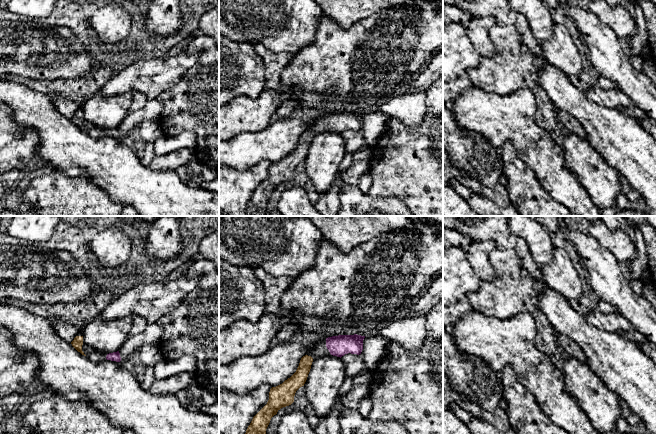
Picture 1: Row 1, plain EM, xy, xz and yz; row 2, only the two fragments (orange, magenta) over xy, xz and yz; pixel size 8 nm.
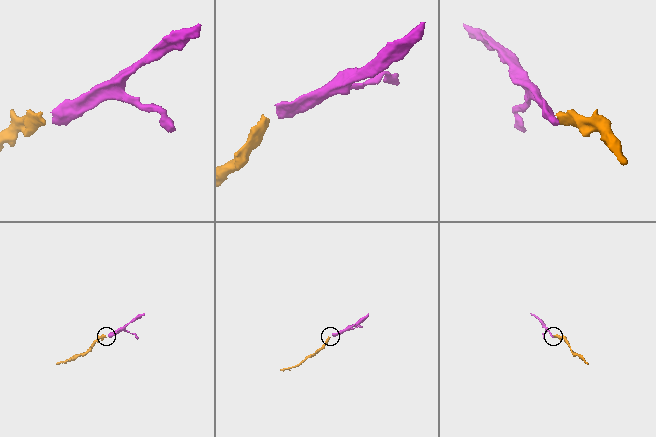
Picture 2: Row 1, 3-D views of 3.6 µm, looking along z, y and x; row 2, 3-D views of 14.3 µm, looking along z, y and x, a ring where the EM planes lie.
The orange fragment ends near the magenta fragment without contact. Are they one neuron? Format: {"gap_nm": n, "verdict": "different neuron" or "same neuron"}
{"gap_nm": 140, "verdict": "same neuron"}

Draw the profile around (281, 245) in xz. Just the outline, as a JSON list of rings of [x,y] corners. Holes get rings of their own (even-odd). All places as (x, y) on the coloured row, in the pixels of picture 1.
[[[219,216],[219,257],[238,267],[261,268],[274,276],[297,277],[313,266],[322,233],[307,217]]]

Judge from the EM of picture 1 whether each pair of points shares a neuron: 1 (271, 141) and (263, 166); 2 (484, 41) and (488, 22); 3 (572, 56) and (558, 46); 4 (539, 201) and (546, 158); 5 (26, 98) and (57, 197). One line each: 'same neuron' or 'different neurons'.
1: different neurons
2: same neuron
3: same neuron
4: different neurons
5: different neurons

